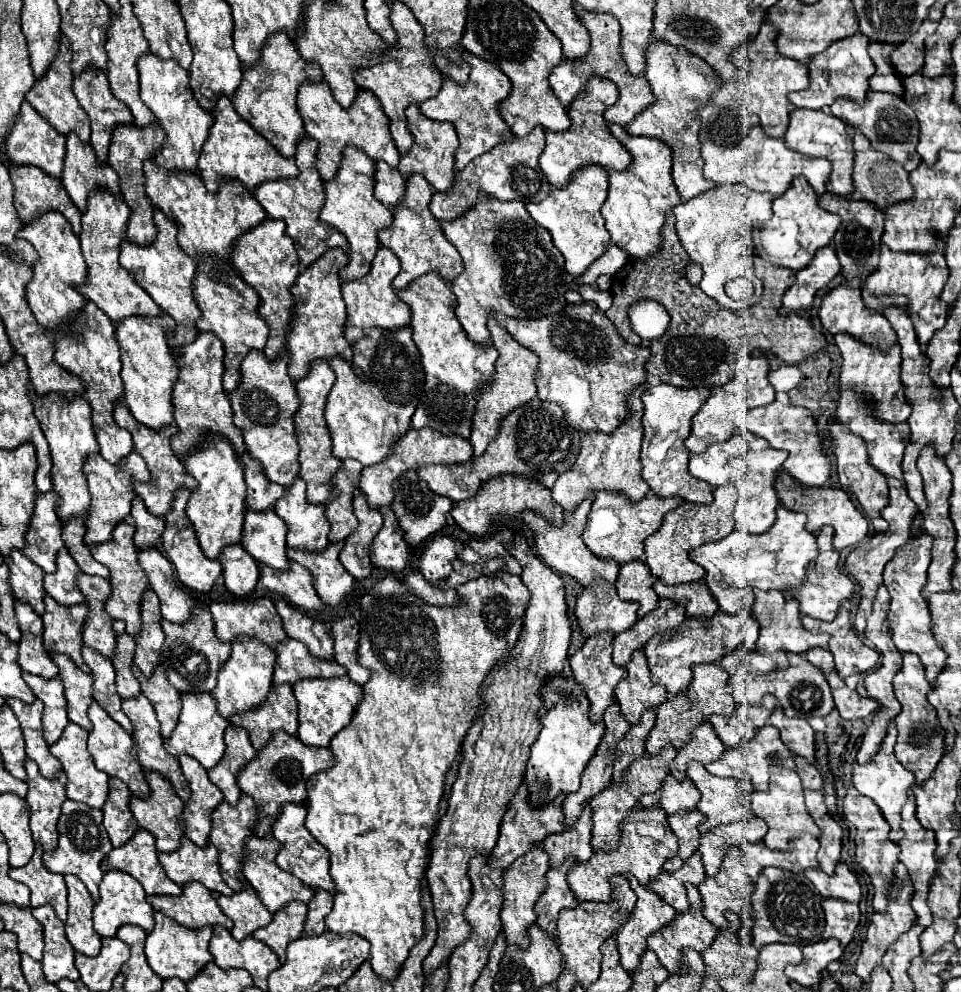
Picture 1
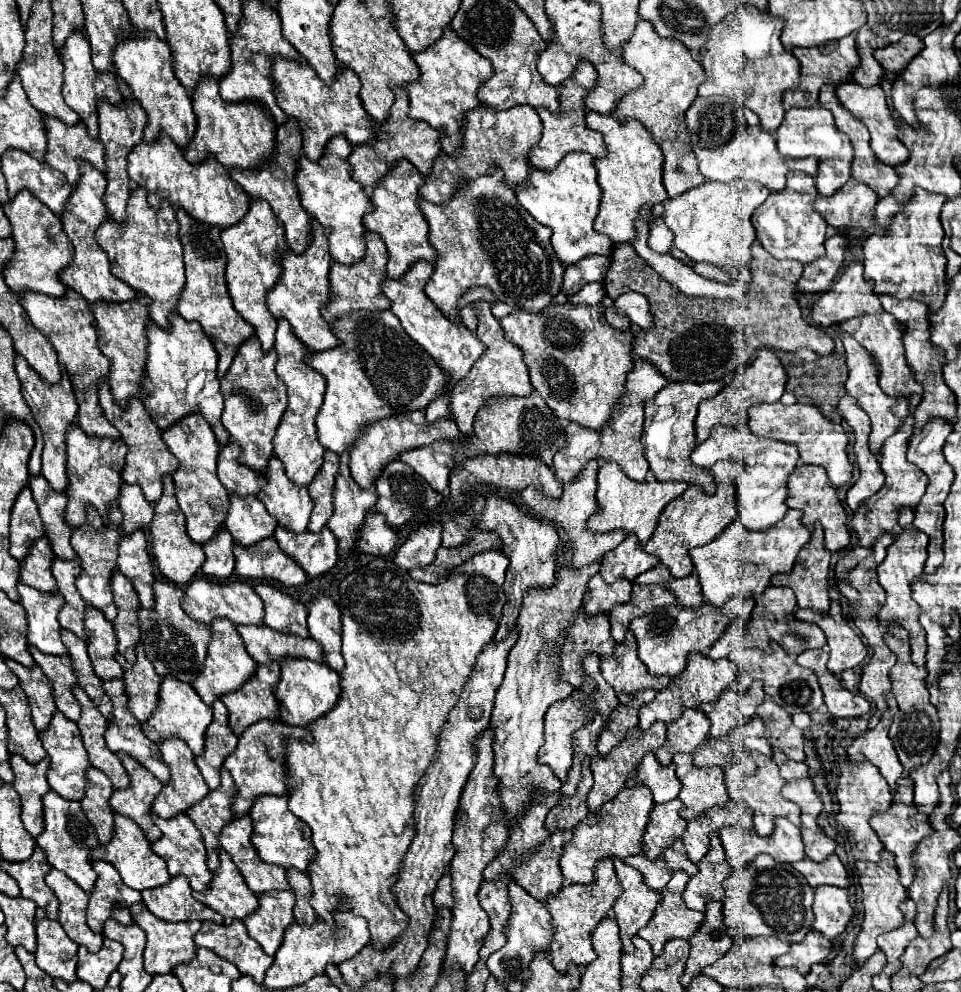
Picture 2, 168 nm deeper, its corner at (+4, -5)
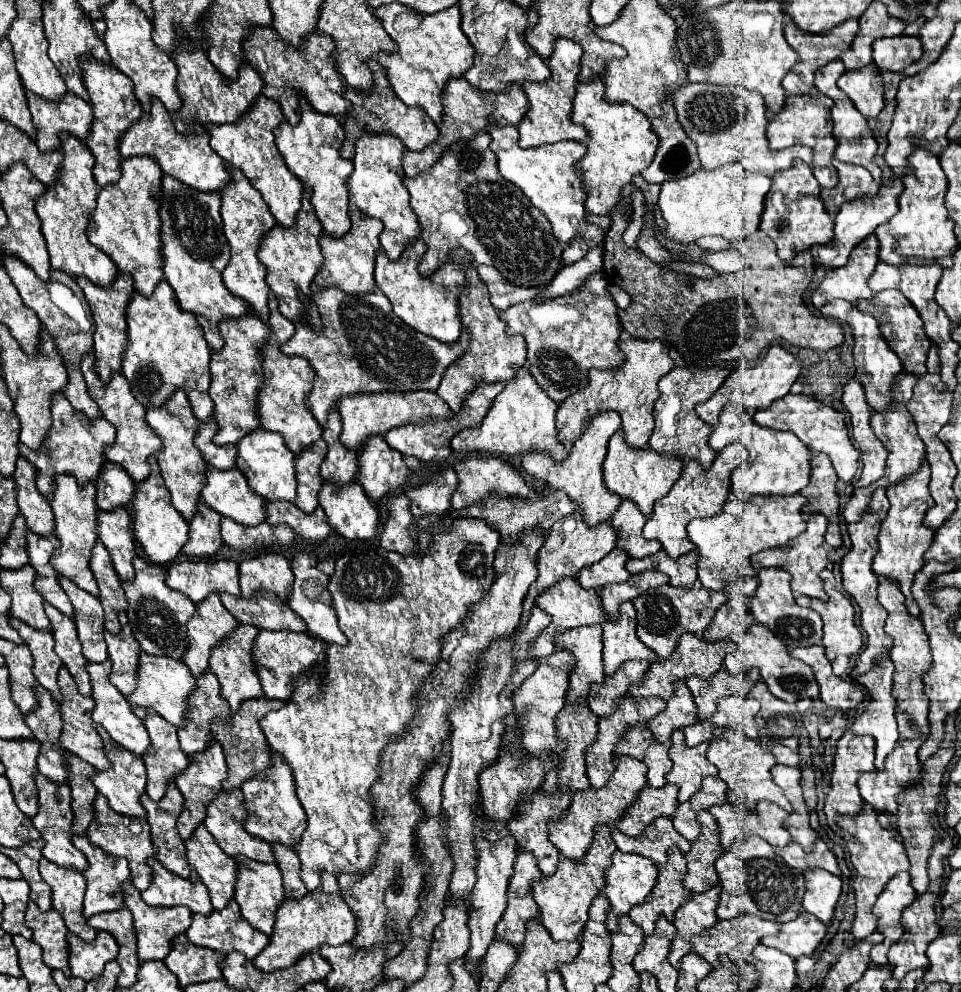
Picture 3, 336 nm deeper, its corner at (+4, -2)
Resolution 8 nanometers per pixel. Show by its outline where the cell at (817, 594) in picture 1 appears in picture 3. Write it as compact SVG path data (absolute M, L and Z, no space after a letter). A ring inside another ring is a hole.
M810 514L808 518L808 528L804 534L800 534L794 542L790 542L790 546L786 546L786 550L766 550L762 554L756 554L752 558L752 566L756 570L760 568L782 568L788 570L792 576L792 592L794 594L804 594L810 598L820 598L820 600L828 600L824 588L822 588L822 580L818 576L818 572L822 572L826 568L826 550L824 550L824 534L826 534L826 518L822 514Z

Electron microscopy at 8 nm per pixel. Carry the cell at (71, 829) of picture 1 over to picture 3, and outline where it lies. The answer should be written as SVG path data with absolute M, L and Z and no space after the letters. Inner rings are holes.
M36 774L36 788L38 788L38 814L32 818L36 830L40 830L42 838L44 838L44 848L42 854L44 858L48 858L50 862L56 862L58 866L66 866L78 872L84 872L88 868L86 856L74 848L72 844L72 826L74 826L74 812L70 808L72 796L70 796L70 788L66 784L56 784L48 778L44 778L42 774Z

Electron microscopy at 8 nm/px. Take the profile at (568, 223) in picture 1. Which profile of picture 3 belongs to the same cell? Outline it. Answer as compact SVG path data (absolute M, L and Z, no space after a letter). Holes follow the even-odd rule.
M490 126L490 136L492 136L492 150L498 156L498 170L504 180L514 182L526 198L530 198L532 206L536 206L552 224L552 234L568 246L574 238L584 238L592 246L602 246L604 242L604 230L596 224L590 224L586 220L586 190L582 184L580 170L576 164L584 158L586 154L586 144L582 142L570 142L562 140L556 144L546 144L540 148L528 148L522 150L518 146L518 130L514 126Z

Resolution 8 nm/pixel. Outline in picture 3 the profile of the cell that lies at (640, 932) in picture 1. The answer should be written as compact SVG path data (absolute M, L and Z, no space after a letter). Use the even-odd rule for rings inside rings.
M616 850L616 854L612 856L612 866L606 870L606 888L604 888L604 894L612 906L608 912L608 920L606 920L606 928L610 932L618 932L618 918L628 914L630 908L646 900L646 896L652 892L656 884L656 878L658 878L658 870L648 858L642 858L638 854L624 854Z

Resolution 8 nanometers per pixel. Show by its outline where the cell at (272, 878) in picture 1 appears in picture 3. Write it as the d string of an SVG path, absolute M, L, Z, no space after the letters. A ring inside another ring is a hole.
M234 790L234 792L230 792L230 794L226 794L226 792L218 794L216 802L210 804L206 810L208 810L208 816L206 816L206 820L204 820L204 826L208 828L208 832L214 836L214 840L218 842L218 846L220 846L230 858L244 856L244 858L250 858L250 860L276 864L272 846L266 846L266 842L254 842L254 838L250 838L250 834L246 834L246 830L244 830L246 806L244 806L244 798L242 798L242 792L240 792L240 790Z

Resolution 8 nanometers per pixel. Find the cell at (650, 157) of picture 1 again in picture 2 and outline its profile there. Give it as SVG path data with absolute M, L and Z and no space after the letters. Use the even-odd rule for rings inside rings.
M586 111L586 127L596 127L604 135L606 145L606 155L602 159L594 159L598 185L602 189L602 201L596 215L598 223L594 223L594 229L598 233L608 235L614 243L632 243L636 237L634 219L638 217L640 207L646 203L662 203L668 199L666 189L662 185L662 149L654 143L646 127L636 119L620 123L612 115ZM616 127L622 131L616 131Z

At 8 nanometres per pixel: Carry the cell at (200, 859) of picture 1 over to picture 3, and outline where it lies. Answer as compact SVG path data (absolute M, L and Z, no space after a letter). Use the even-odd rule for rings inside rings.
M170 786L162 802L150 802L146 794L142 796L142 806L148 812L148 824L152 830L152 842L158 848L156 858L164 868L176 872L182 878L190 876L190 866L186 860L186 846L178 834L178 816L184 810L184 798L176 786Z

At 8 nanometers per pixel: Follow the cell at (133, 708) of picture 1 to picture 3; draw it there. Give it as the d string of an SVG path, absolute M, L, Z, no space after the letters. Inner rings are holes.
M106 660L106 662L100 662L100 664L88 664L88 674L90 674L90 682L92 682L92 692L94 692L94 702L96 702L96 708L92 712L92 720L96 724L100 724L108 734L110 738L120 744L124 750L136 754L138 758L142 758L148 748L150 748L150 738L148 738L148 732L144 728L142 722L138 722L136 714L132 712L128 700L118 692L118 688L110 682L110 670L112 670L112 662Z

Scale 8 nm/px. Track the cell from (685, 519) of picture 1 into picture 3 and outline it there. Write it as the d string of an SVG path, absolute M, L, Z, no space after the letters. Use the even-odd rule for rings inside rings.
M732 442L726 450L718 452L714 464L710 470L704 470L698 466L698 462L688 462L682 472L682 480L678 480L672 490L654 504L654 512L650 514L646 526L644 526L644 538L646 540L658 540L662 542L662 548L670 558L680 558L688 552L694 550L692 542L686 538L686 526L694 518L708 518L718 512L722 512L722 506L726 504L726 498L730 496L732 490L732 478L730 474L742 460L748 458L748 450L740 442Z

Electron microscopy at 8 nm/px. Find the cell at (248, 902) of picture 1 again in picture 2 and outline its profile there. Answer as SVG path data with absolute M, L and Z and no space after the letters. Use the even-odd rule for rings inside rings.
M220 847L220 869L212 875L210 887L202 891L202 903L210 909L218 911L224 917L224 925L232 923L232 919L244 919L250 915L258 897L250 893L242 873L230 861L230 855Z

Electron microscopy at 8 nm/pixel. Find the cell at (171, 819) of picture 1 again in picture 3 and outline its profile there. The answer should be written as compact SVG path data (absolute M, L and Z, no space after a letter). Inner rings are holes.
M96 726L96 730L102 736L104 752L106 752L108 760L112 762L110 770L94 774L92 782L94 782L96 790L108 798L108 804L114 812L128 816L128 818L146 818L146 810L140 804L140 796L146 792L146 766L144 766L142 758L134 758L134 754L130 754L128 750L122 750L122 746L118 746L110 738L110 734L106 734L106 730L102 730L102 726Z

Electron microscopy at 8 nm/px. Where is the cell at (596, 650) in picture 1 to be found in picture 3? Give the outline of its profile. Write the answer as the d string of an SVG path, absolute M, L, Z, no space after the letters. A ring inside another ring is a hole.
M578 580L574 582L558 582L558 586L552 586L546 594L538 596L538 608L544 610L546 614L550 614L552 622L550 626L546 626L546 630L538 636L538 642L532 646L534 654L538 654L538 658L546 658L548 654L554 654L556 650L560 650L554 642L554 636L558 636L564 630L572 630L578 626L602 626L604 622L610 620L608 612L602 608L602 600L598 596L596 590L582 590L578 586Z

